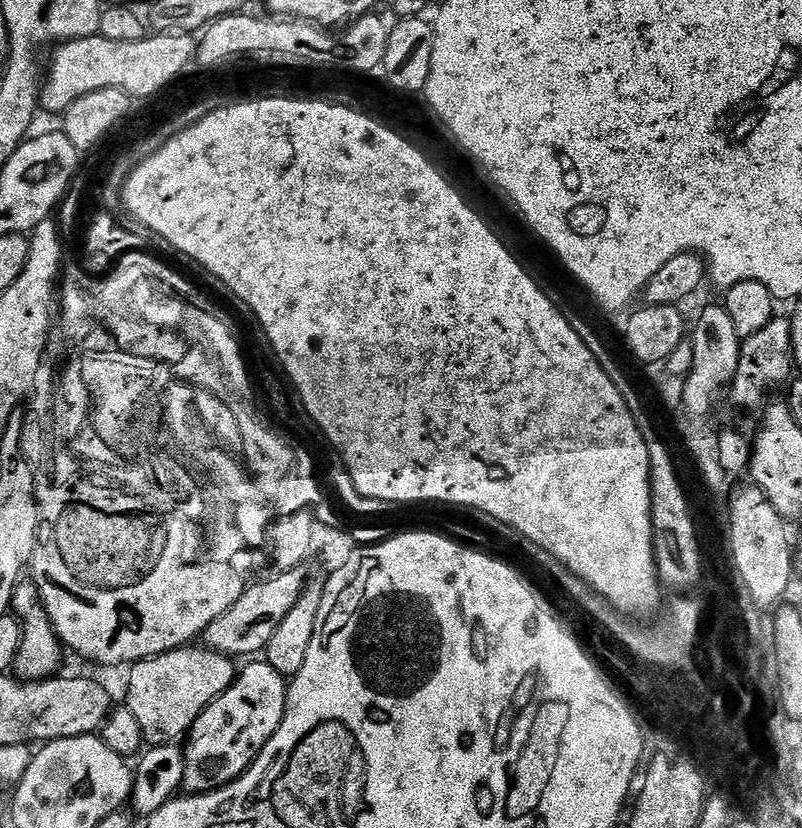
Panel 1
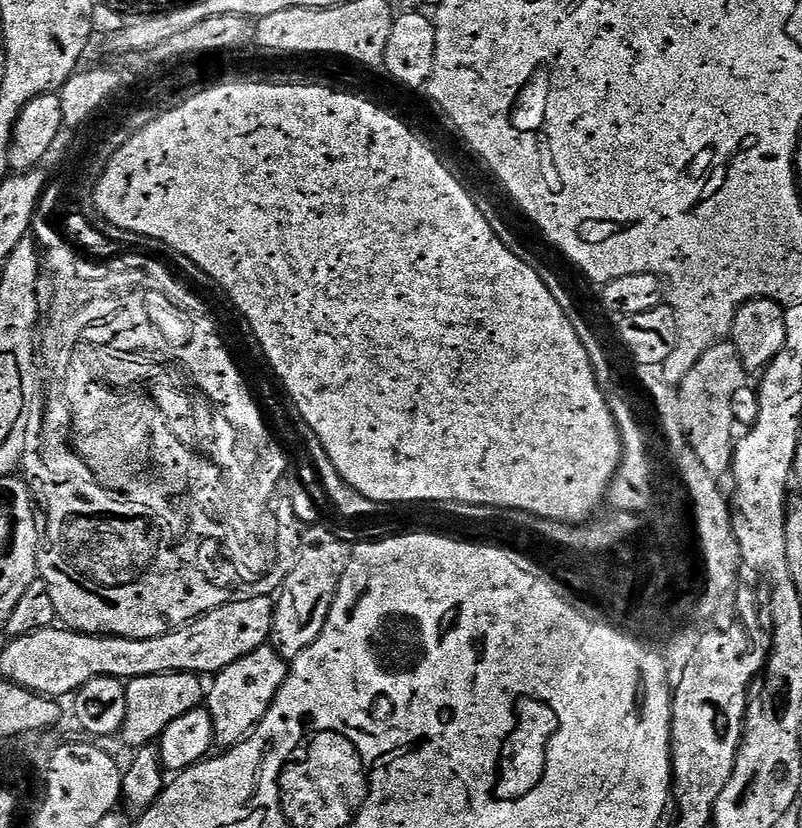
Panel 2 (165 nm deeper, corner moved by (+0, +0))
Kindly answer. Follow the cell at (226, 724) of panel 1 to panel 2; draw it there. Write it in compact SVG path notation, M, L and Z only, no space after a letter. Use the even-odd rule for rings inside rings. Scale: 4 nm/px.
M265 646L215 673L213 680L216 681L206 692L206 707L216 731L215 743L219 747L221 744L221 749L235 748L259 728L260 719L268 713L268 707L288 676L289 667L289 661L282 659L275 647Z

